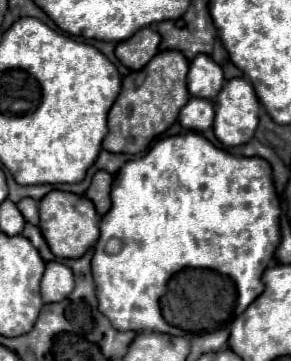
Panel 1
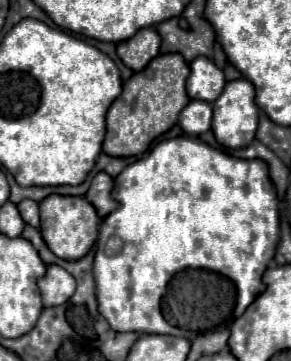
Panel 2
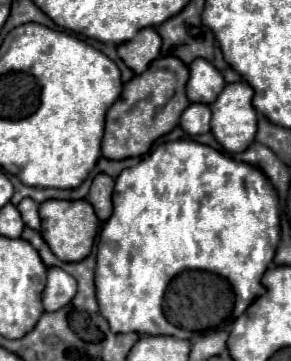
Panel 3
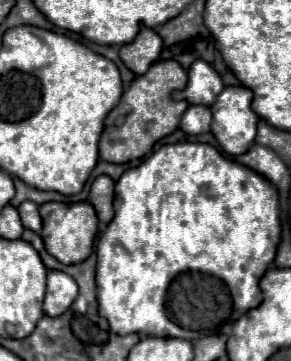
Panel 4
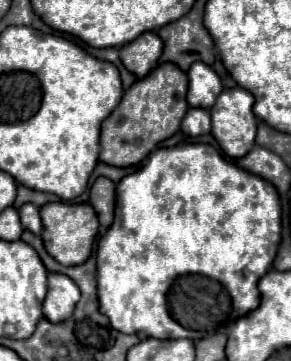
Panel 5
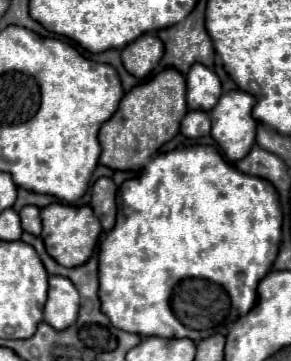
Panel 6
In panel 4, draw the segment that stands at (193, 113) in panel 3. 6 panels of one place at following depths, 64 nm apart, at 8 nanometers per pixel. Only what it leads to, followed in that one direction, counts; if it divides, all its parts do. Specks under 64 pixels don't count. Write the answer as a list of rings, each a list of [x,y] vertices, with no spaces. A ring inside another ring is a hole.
[[[190,106],[182,116],[180,128],[190,136],[198,136],[210,132],[210,122],[212,122],[212,114],[208,106]]]

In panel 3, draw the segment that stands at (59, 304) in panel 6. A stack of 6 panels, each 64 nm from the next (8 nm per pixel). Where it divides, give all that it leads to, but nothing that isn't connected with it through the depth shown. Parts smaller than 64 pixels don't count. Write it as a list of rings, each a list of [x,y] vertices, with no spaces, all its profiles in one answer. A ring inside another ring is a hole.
[[[48,268],[48,282],[44,288],[44,310],[56,312],[76,296],[76,280],[62,268]]]

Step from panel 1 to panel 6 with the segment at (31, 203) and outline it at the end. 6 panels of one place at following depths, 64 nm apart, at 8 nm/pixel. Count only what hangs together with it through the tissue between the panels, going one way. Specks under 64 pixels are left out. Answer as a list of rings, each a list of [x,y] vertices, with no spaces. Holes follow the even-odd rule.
[[[24,206],[20,210],[21,225],[26,232],[34,234],[34,236],[40,236],[40,230],[42,230],[42,224],[40,224],[40,208],[36,206]]]

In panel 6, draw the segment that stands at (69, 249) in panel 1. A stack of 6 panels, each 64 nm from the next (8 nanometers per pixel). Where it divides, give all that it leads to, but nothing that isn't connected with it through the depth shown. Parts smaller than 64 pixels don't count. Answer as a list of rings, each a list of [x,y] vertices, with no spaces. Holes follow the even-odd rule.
[[[50,204],[40,210],[42,216],[42,240],[46,244],[48,254],[62,266],[74,268],[84,264],[98,242],[98,236],[102,232],[100,220],[94,216],[90,206],[72,206],[72,204]]]

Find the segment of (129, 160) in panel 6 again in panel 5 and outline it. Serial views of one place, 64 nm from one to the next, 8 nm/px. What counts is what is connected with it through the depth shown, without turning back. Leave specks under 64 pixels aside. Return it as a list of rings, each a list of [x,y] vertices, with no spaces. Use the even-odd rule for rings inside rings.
[[[162,64],[146,78],[134,82],[126,92],[118,108],[104,120],[100,132],[100,162],[128,168],[142,162],[162,140],[174,136],[180,128],[180,120],[188,110],[186,102],[188,78],[176,64]]]

